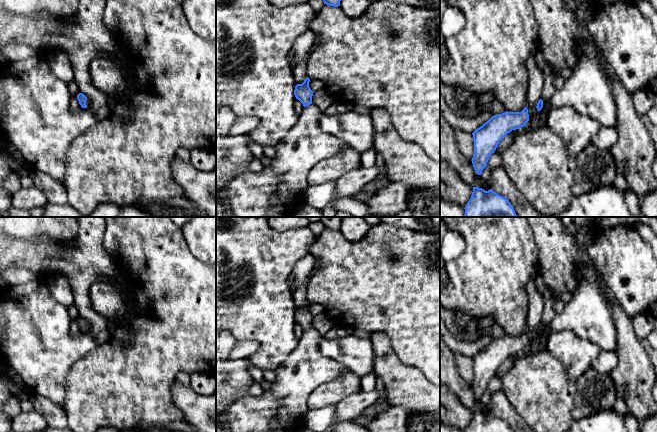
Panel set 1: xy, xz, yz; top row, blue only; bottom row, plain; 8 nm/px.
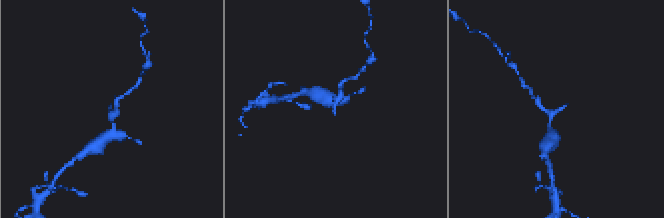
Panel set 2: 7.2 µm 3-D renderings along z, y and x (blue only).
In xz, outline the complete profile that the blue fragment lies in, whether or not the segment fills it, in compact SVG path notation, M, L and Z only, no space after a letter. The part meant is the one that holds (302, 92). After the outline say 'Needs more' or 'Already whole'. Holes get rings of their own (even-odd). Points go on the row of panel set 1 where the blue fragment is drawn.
M307 77L302 84L295 86L294 95L304 106L295 126L275 146L276 154L271 158L271 165L259 172L246 171L223 184L220 188L225 190L233 216L232 217L292 217L294 210L303 202L303 194L308 185L308 173L320 161L325 160L347 147L348 144L323 132L319 126L322 111L312 103L313 91L309 87L310 79Z. Needs more

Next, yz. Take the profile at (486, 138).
M528 109L521 112L504 112L492 116L473 133L474 154L472 164L476 174L481 175L500 141L512 130L524 127L529 121Z. Already whole

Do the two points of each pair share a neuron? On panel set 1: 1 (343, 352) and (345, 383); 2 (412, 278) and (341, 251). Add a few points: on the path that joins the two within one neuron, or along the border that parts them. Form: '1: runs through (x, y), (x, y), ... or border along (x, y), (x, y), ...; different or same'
1: border along (348, 369), (360, 377); different
2: runs through (394, 278), (368, 278), (359, 269); same

